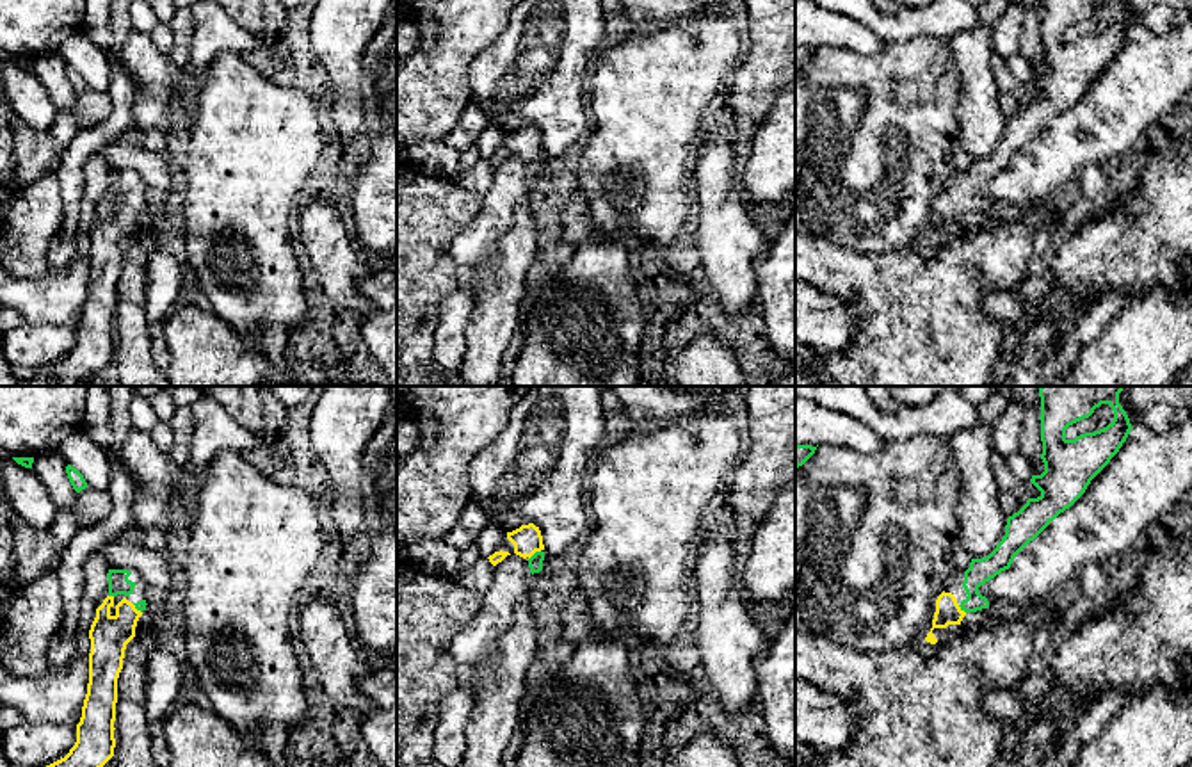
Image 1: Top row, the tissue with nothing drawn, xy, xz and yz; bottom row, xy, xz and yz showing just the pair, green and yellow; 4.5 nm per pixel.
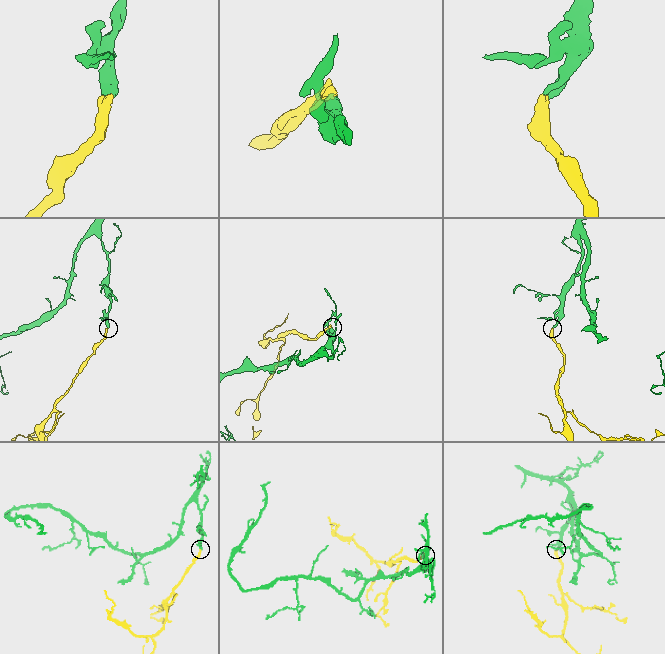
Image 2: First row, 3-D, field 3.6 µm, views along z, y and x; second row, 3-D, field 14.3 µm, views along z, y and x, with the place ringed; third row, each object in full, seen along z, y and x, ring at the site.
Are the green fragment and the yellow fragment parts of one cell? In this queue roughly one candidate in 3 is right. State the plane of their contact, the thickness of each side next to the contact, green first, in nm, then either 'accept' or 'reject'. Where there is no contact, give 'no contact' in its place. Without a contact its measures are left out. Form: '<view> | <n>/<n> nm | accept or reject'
xz | 60/140 nm | accept

